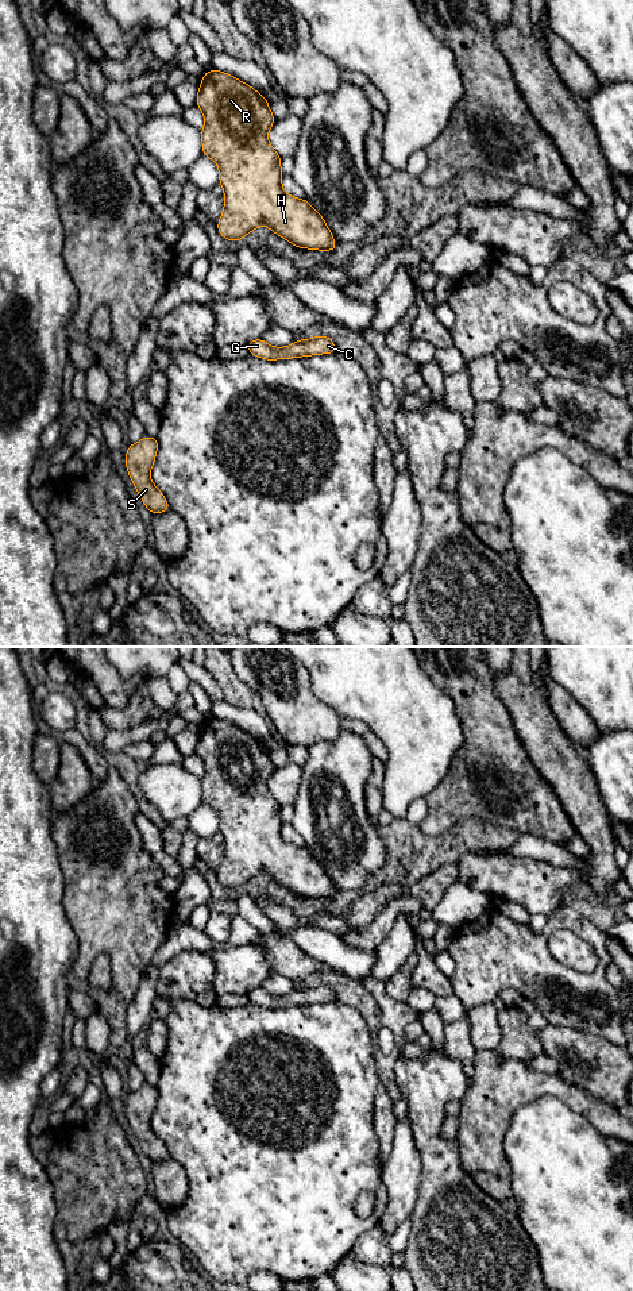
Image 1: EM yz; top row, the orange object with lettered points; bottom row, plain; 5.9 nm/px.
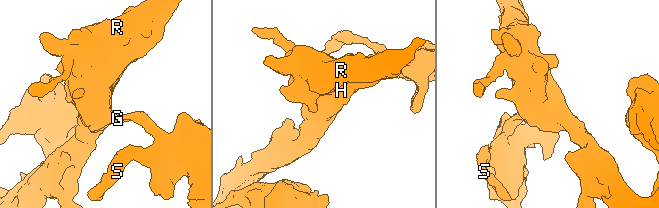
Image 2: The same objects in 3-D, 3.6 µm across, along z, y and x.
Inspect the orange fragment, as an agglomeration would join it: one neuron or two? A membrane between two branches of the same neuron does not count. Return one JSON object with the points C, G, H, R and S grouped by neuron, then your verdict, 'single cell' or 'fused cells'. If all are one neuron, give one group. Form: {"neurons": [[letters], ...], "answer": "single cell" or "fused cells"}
{"neurons": [["C", "G", "H", "R", "S"]], "answer": "single cell"}

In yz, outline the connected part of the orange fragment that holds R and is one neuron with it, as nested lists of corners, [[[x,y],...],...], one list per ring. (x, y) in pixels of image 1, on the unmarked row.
[[[213,717],[202,722],[196,754],[202,759],[205,767],[205,774],[200,778],[202,803],[219,813],[219,832],[224,837],[224,859],[217,870],[219,882],[227,889],[239,890],[260,872],[266,872],[275,883],[282,885],[298,897],[339,899],[324,866],[310,851],[305,847],[296,847],[282,837],[282,806],[267,789],[267,781],[277,768],[270,759],[267,747],[248,732]]]

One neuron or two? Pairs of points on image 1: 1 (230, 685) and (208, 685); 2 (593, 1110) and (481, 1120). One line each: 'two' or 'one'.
1: two
2: one

